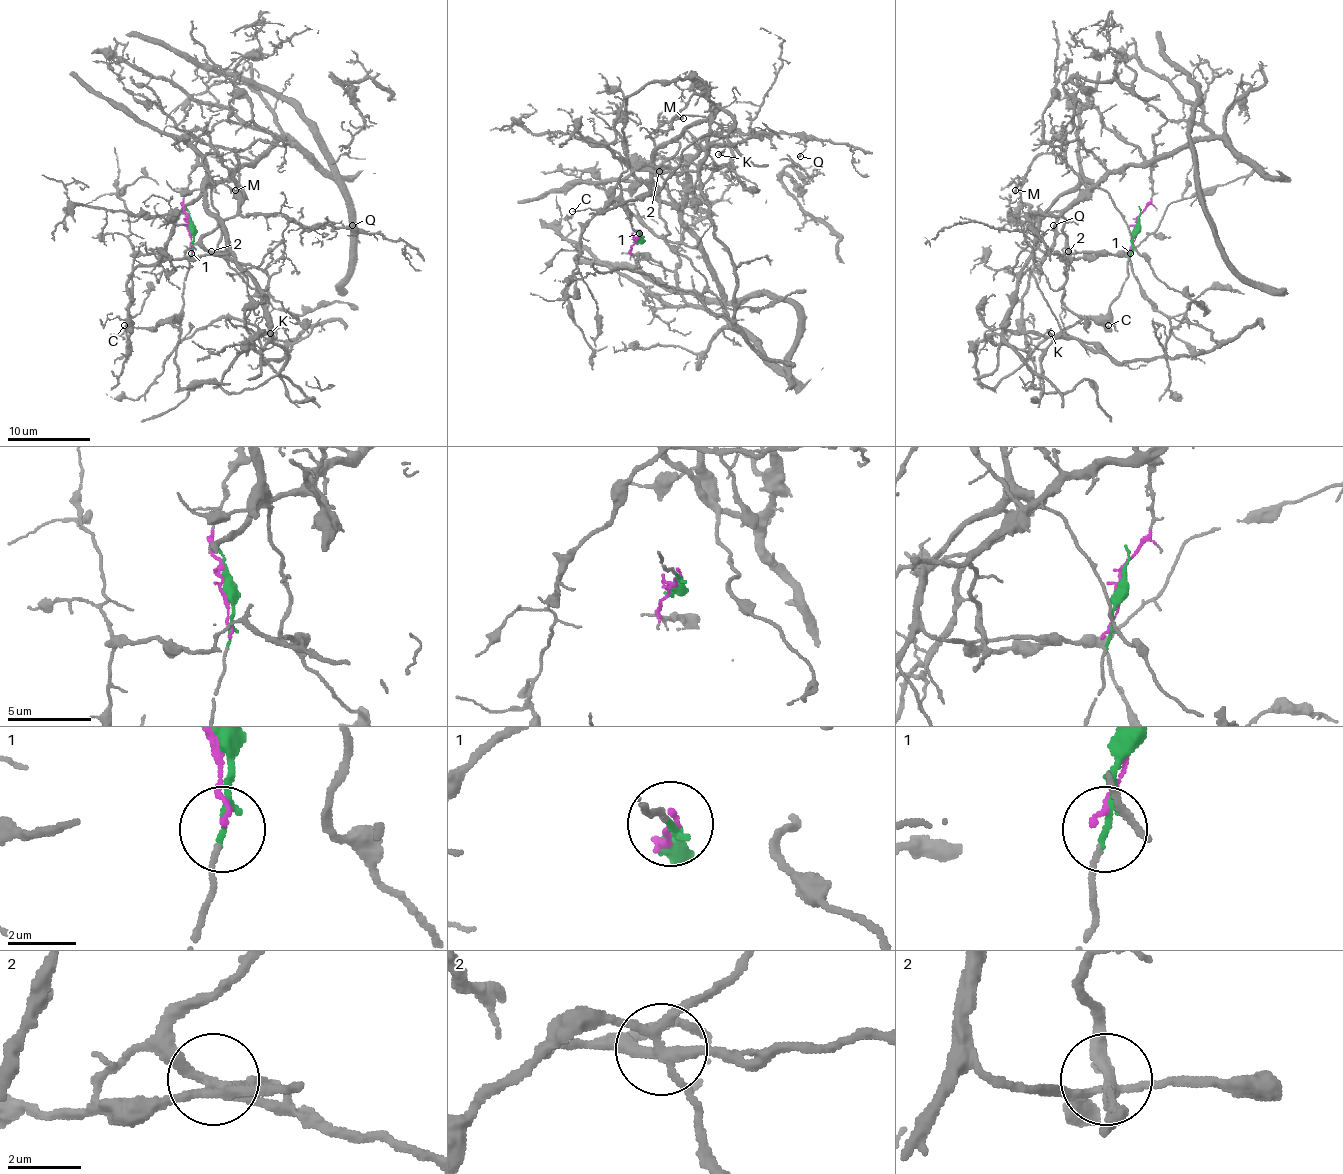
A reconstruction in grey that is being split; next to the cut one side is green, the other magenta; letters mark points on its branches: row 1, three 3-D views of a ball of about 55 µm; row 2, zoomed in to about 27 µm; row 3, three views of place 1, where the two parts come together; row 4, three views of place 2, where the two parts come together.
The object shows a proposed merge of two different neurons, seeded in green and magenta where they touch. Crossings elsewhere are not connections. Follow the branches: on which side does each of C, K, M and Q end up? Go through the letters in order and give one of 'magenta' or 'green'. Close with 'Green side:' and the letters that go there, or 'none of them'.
C: green
K: magenta
M: magenta
Q: magenta
Green side: C

